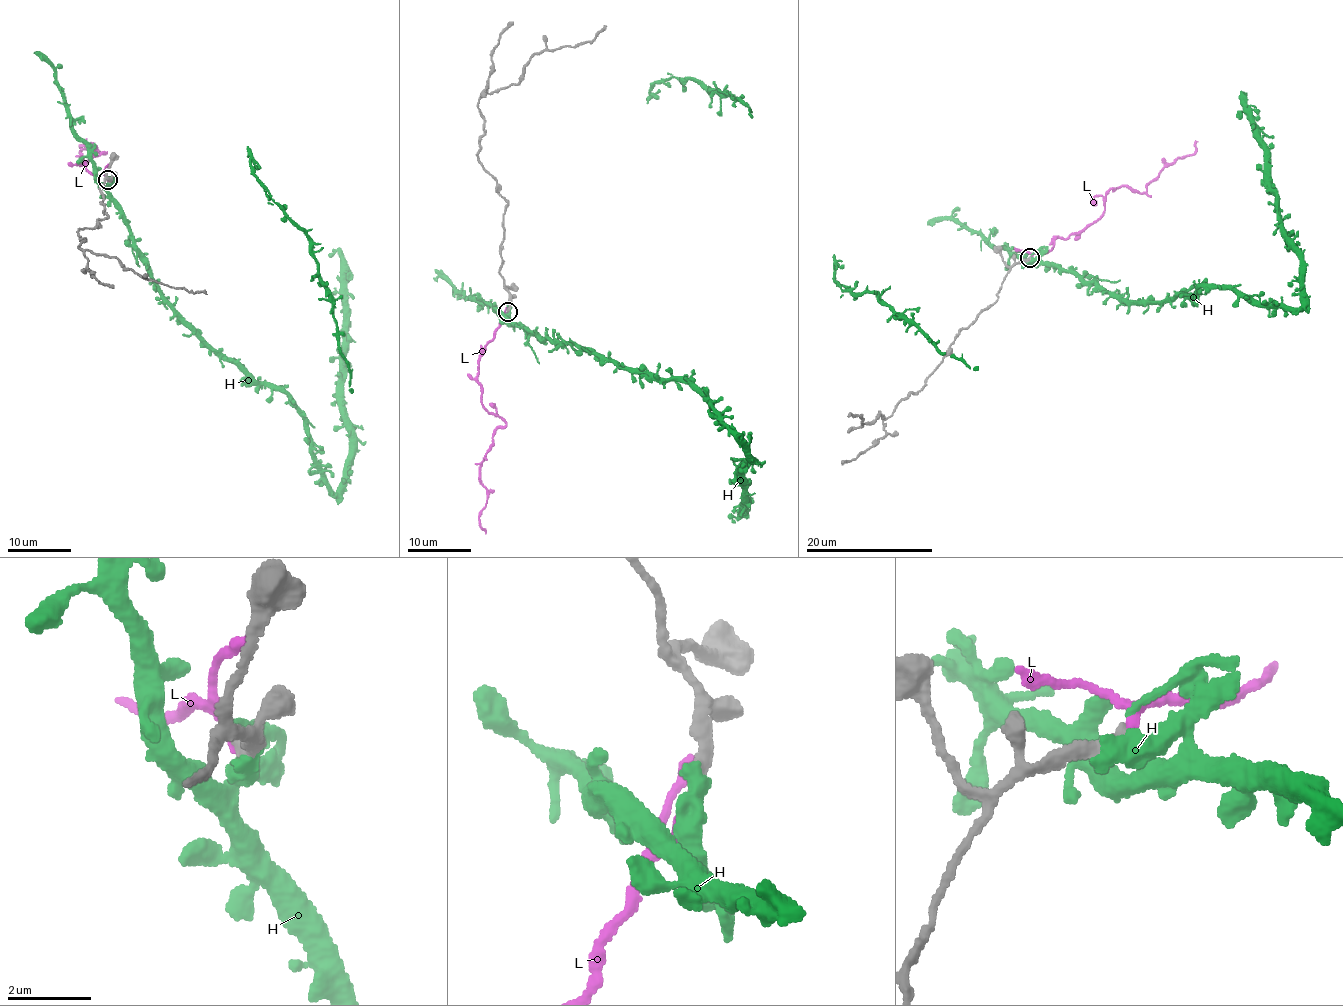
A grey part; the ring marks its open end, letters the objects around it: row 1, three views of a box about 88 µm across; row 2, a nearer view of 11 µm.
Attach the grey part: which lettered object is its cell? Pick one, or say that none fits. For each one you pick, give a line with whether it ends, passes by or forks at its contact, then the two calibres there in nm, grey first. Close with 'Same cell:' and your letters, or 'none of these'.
L: It ends there. Thickness 280 nm (grey) against 200 nm
Same cell: L

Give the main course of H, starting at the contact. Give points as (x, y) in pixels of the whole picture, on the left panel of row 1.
H: (111, 180), (145, 270), (213, 349), (281, 389), (335, 492), (349, 436), (343, 263), (337, 250), (329, 257)

